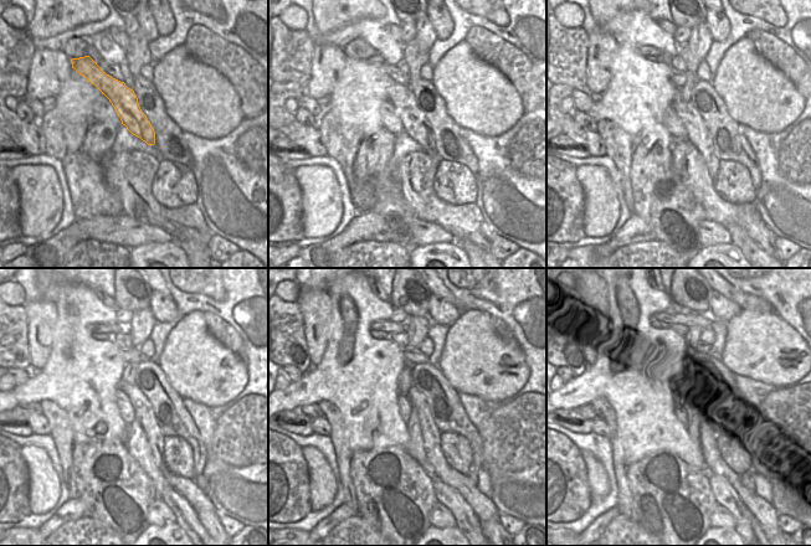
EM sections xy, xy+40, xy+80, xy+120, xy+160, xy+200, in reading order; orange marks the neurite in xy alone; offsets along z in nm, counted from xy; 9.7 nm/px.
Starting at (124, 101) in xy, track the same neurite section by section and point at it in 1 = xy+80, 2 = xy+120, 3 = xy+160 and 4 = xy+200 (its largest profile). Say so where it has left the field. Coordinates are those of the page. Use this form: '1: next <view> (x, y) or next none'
1: next xy+80 (698, 133)
2: next xy+120 (198, 498)
3: next xy+160 (483, 508)
4: next xy+200 (763, 510)

